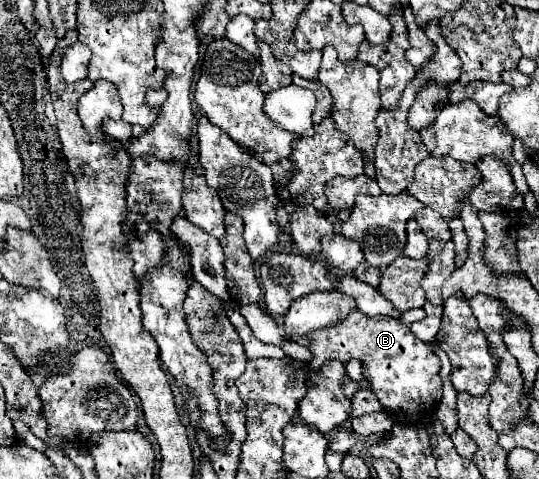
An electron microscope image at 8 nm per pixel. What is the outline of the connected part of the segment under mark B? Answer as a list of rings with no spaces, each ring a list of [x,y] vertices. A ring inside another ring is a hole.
[[[355,310],[337,326],[315,330],[293,340],[311,350],[313,358],[309,366],[313,370],[319,370],[325,362],[331,360],[341,360],[343,364],[347,364],[351,358],[361,360],[365,366],[363,376],[369,382],[367,390],[371,390],[379,398],[383,410],[395,416],[399,424],[427,426],[431,422],[425,418],[441,402],[443,396],[443,382],[439,376],[441,360],[423,340],[415,338],[409,326],[405,326],[401,320],[387,316],[369,318],[361,314],[361,310]]]

